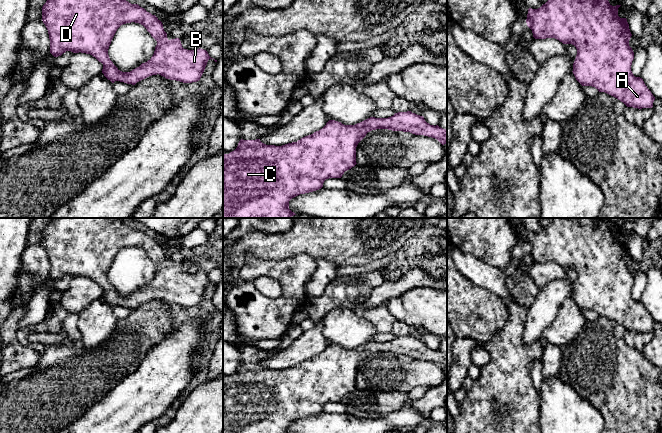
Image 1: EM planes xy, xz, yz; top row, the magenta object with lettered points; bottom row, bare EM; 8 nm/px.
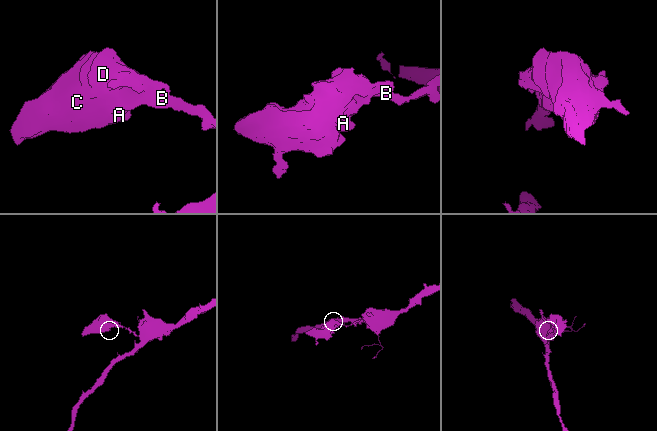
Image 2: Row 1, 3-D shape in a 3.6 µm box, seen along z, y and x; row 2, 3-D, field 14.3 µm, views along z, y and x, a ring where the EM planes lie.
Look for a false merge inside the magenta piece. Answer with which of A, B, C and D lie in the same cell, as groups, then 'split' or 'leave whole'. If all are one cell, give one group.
A B C D; leave whole

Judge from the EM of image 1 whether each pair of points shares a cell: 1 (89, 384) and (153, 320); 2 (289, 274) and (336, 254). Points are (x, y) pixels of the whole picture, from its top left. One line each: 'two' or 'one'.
1: one
2: two

